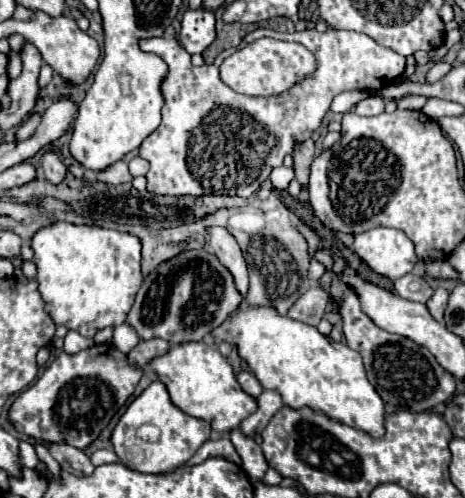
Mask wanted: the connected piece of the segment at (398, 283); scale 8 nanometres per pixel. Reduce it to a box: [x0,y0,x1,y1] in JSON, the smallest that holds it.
[393,273,433,303]

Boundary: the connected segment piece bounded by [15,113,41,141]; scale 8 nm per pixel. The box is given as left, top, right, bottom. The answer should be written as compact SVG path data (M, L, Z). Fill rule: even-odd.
M31 113L31 117L29 117L29 119L27 119L19 129L17 129L17 133L15 133L17 141L23 141L23 139L31 137L31 133L37 129L39 121L41 121L41 115L39 115L39 113Z

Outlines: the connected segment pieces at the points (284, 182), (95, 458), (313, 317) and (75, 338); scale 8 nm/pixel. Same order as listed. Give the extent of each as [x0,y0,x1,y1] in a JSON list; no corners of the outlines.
[[269,165,293,191],[91,449,117,465],[289,287,327,325],[63,331,93,353]]

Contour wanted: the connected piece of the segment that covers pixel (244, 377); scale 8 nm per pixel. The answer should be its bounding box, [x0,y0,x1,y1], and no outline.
[237,371,263,399]

